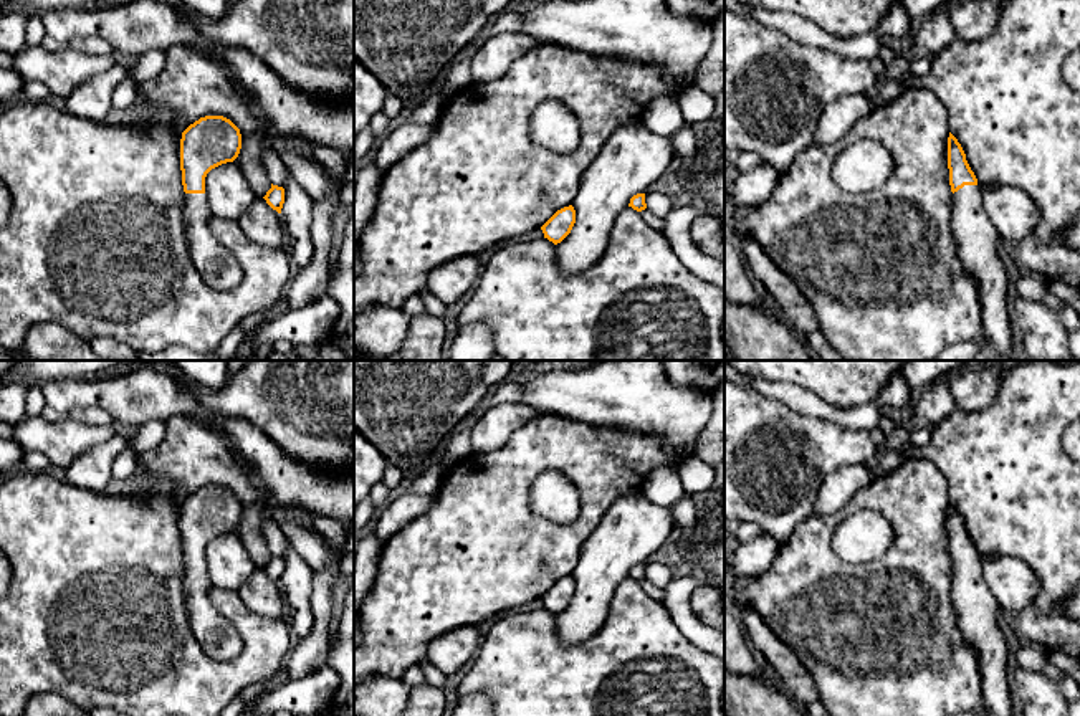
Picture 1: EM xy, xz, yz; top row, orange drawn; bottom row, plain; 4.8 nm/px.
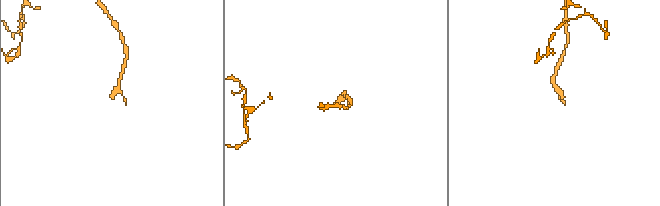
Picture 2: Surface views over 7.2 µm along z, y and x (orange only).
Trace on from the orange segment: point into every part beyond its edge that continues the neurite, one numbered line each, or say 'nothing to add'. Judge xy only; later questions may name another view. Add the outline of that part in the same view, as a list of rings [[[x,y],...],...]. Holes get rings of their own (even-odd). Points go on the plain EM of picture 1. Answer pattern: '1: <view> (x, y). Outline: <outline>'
1: xy (219, 639). Outline: [[[185,564],[184,587],[190,630],[202,650],[213,660],[230,661],[237,658],[243,650],[243,640],[208,599],[207,564]]]

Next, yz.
1: yz (976, 609). Outline: [[[964,556],[953,564],[951,590],[959,628],[979,660],[982,706],[987,716],[1012,716],[1007,642],[997,623],[999,605],[981,575],[979,556]]]

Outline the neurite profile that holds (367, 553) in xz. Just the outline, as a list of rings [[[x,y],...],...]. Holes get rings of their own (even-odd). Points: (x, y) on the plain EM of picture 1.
[[[372,532],[362,537],[354,551],[354,613],[357,613],[366,594],[372,589],[382,547],[382,536]]]

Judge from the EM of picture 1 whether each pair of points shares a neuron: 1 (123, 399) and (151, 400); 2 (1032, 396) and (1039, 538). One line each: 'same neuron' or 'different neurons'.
1: same neuron
2: same neuron

